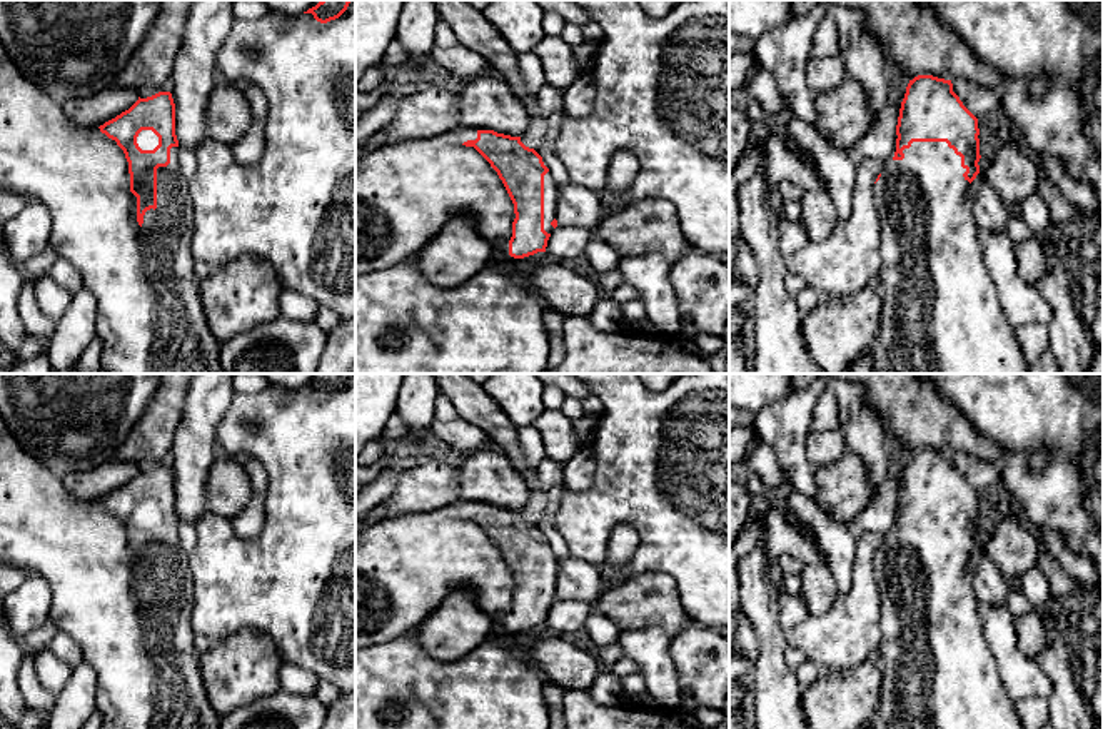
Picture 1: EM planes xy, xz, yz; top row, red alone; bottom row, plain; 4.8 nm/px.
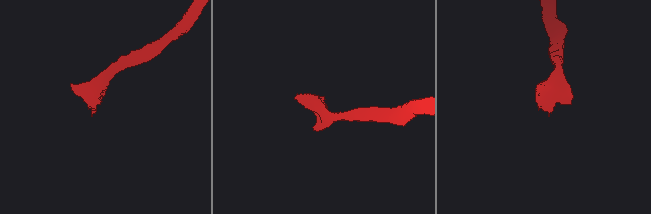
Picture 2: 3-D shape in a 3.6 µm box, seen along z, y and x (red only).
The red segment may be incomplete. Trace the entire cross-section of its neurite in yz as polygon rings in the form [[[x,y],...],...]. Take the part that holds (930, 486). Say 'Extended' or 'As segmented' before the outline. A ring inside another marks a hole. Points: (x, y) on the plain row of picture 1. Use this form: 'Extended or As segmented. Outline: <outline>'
Extended. Outline: [[[918,449],[906,460],[896,509],[894,530],[884,534],[874,556],[874,576],[881,591],[883,639],[878,651],[883,681],[871,729],[1023,729],[983,634],[971,582],[971,556],[980,547],[981,532],[978,492],[953,465],[951,454]]]

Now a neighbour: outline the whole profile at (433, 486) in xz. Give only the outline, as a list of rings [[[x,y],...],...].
[[[441,459],[400,472],[382,502],[384,517],[439,510],[459,502],[457,477],[457,462]]]

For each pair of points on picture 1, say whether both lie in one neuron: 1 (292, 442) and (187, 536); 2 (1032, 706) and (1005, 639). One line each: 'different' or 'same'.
1: different
2: different

